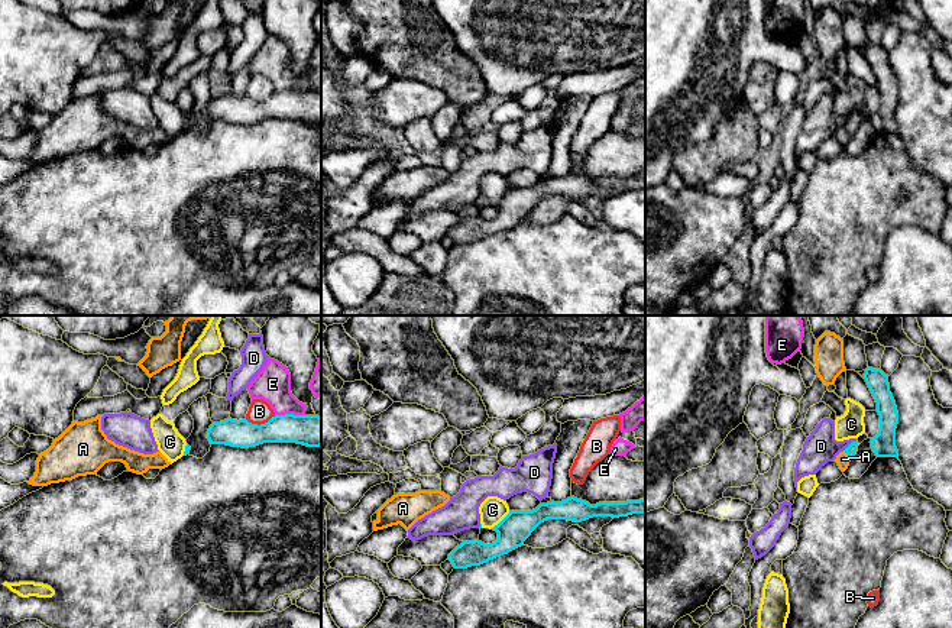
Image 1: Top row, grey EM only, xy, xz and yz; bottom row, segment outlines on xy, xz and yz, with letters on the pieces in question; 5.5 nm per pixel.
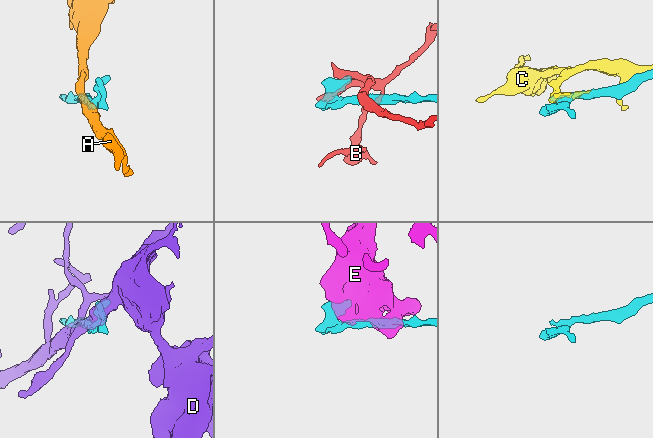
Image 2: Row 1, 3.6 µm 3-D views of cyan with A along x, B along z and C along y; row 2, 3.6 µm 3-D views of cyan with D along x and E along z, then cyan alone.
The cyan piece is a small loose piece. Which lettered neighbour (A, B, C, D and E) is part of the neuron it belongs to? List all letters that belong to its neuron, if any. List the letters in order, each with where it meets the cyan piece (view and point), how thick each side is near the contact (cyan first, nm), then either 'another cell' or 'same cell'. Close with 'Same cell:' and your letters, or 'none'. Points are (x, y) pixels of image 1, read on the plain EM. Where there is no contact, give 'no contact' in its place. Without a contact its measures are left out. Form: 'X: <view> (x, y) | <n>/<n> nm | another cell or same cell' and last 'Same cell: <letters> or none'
A: yz (852, 132) | 60/80 nm | same cell
B: xy (261, 100) | 160/130 nm | another cell
C: xz (501, 197) | 170/150 nm | another cell
D: yz (850, 120) | 60/180 nm | another cell
E: xy (290, 90) | 180/200 nm | another cell
Same cell: A

